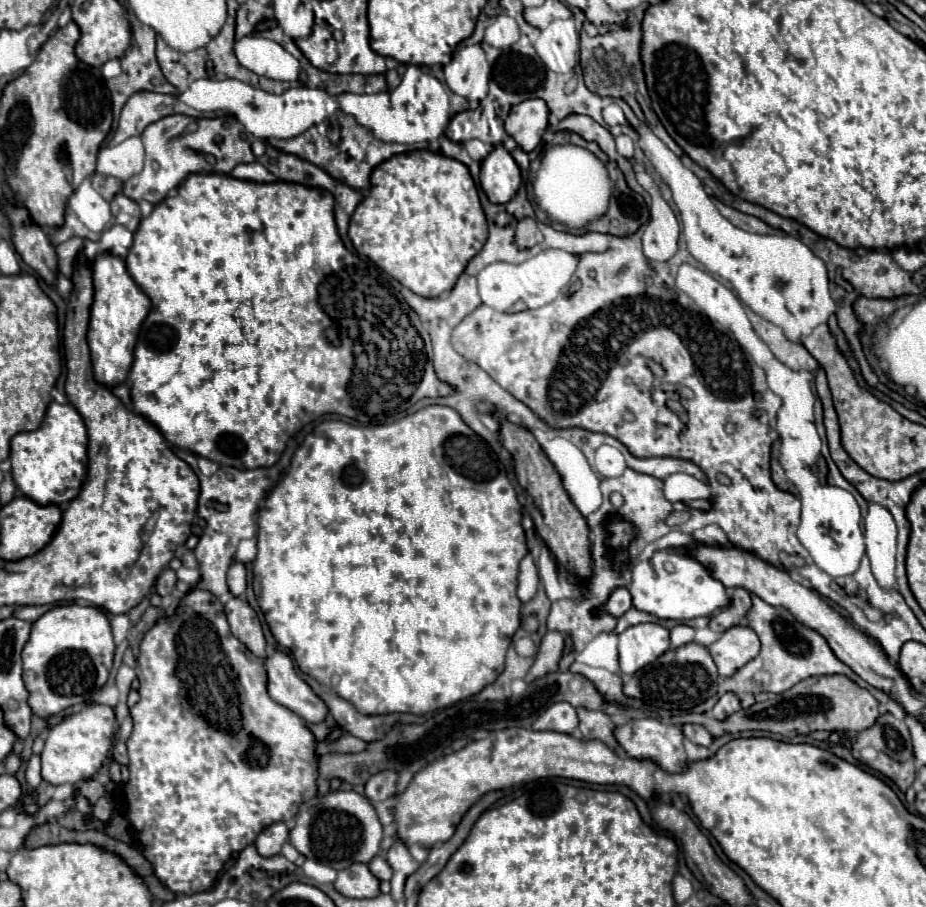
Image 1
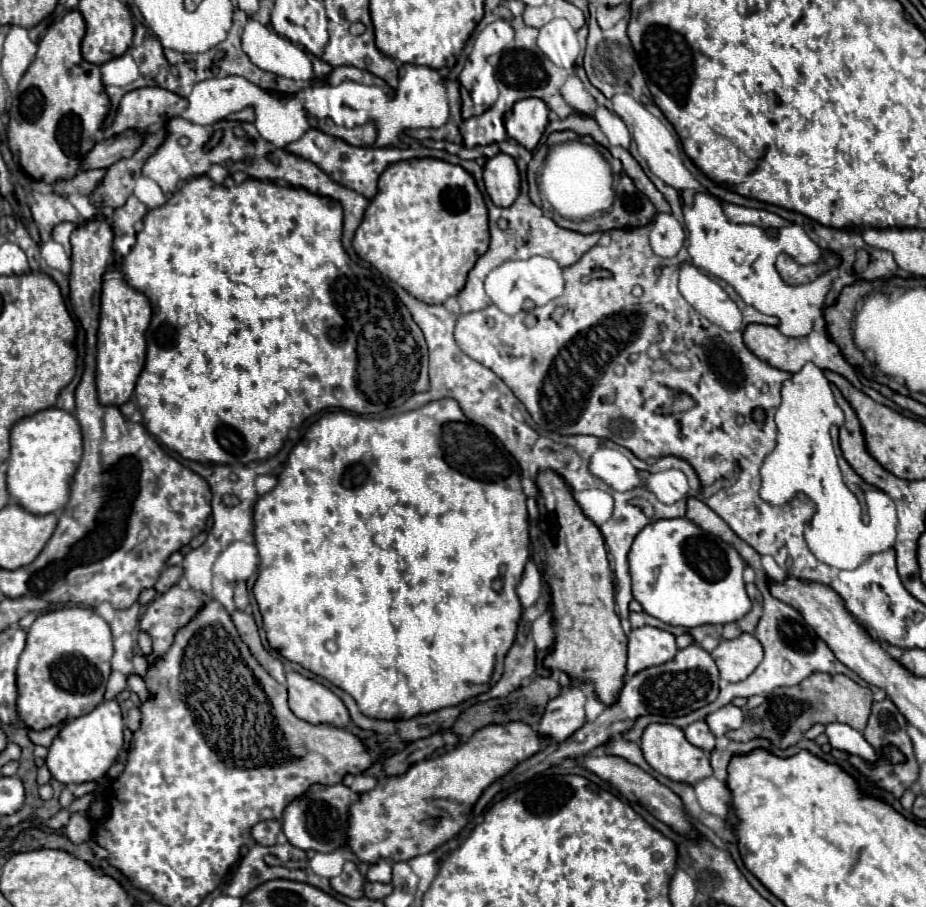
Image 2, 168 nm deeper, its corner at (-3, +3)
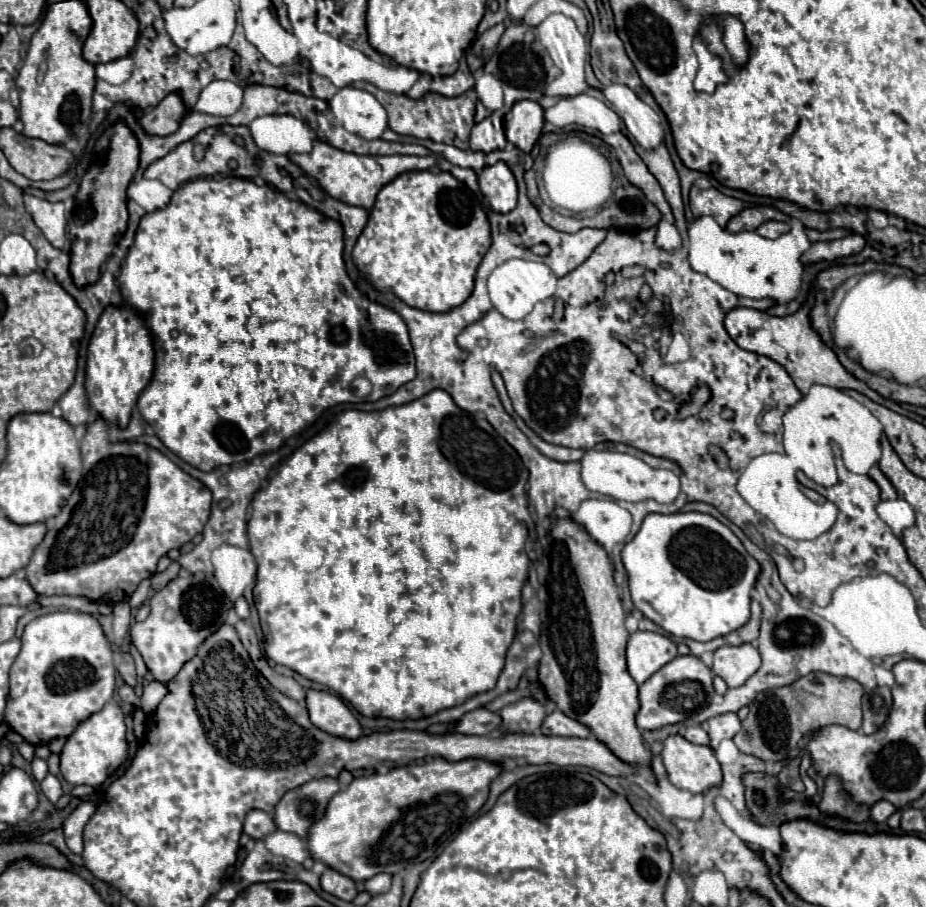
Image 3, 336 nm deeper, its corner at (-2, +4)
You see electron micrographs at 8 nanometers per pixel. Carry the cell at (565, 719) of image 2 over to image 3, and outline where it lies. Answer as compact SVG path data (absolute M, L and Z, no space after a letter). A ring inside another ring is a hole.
M559 709L553 711L551 715L545 717L543 725L541 725L541 733L543 735L563 735L563 737L581 737L587 739L591 737L591 731L581 725L575 719L569 719L565 713L561 713Z

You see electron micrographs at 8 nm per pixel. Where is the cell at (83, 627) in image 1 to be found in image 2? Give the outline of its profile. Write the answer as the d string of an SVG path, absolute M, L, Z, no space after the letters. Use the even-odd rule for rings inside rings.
M72 606L40 614L28 628L26 648L20 654L16 670L20 720L34 730L42 730L94 710L104 700L110 658L110 626L92 608Z

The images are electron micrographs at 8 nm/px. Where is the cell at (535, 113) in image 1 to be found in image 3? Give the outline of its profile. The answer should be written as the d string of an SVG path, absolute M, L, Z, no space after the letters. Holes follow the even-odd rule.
M537 101L515 103L509 115L505 115L505 137L529 153L543 129L543 107Z

